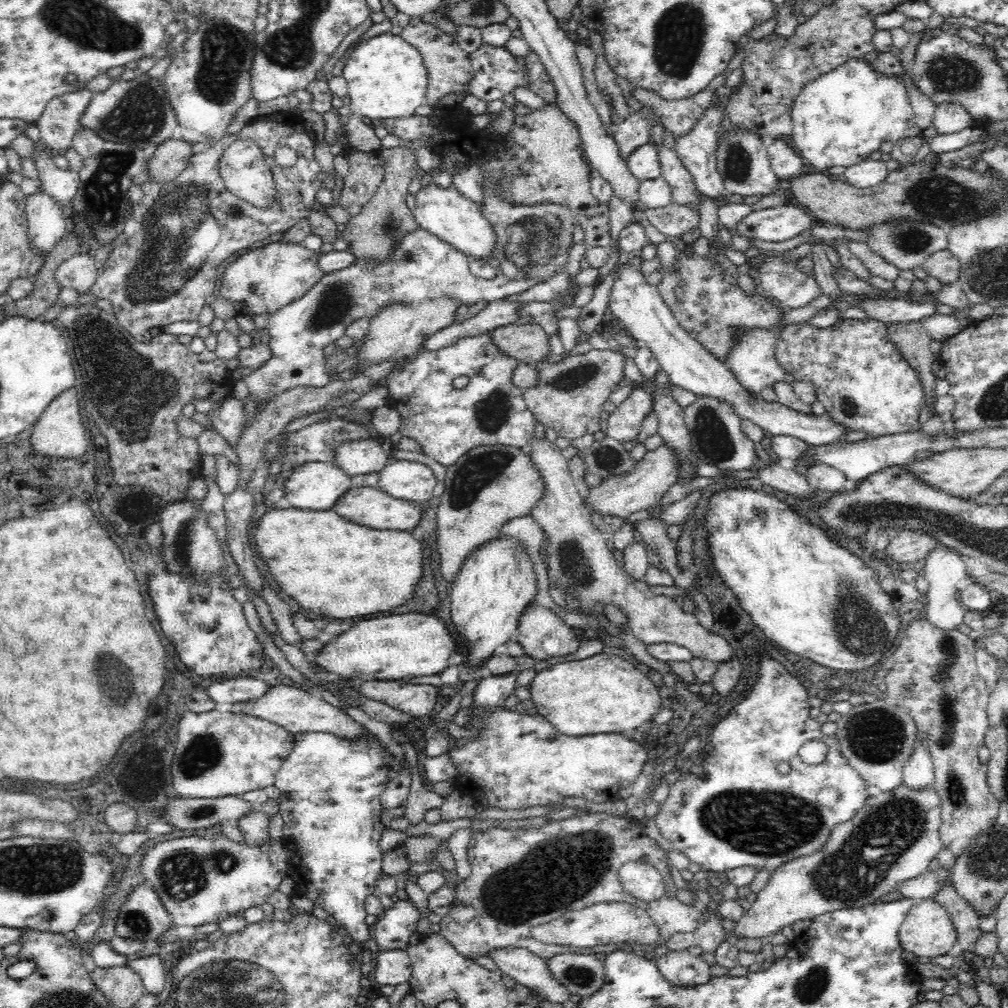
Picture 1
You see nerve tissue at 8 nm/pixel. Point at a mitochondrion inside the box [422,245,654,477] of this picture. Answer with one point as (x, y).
(492, 413)

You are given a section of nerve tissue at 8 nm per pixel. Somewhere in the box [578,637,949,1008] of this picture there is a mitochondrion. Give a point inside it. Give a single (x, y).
(857, 867)

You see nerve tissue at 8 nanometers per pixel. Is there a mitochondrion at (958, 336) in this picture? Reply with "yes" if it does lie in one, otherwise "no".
no

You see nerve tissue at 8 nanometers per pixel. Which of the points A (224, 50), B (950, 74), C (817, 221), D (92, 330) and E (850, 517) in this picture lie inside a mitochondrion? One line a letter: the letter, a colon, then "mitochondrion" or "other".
A: mitochondrion
B: mitochondrion
C: other
D: mitochondrion
E: mitochondrion

